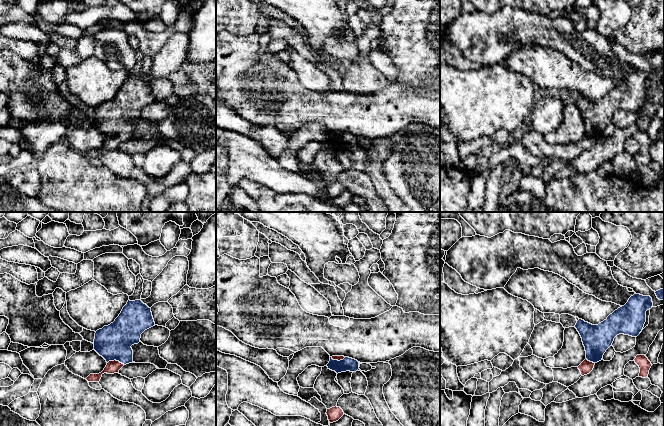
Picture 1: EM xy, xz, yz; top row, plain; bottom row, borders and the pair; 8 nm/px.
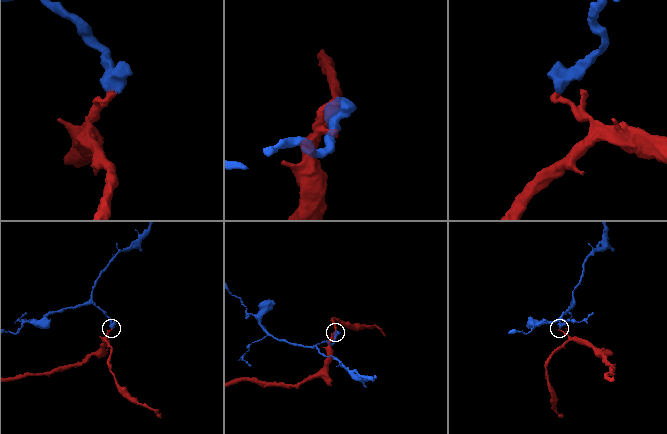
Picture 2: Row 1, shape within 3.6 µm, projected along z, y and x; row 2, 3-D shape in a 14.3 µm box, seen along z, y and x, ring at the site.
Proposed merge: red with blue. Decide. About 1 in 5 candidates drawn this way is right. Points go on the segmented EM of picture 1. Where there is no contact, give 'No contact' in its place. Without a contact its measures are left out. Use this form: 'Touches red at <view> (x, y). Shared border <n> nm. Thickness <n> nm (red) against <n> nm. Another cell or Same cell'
Touches red at xy (115, 360). Shared border 140 nm. Thickness 100 nm (red) against 280 nm. Another cell

